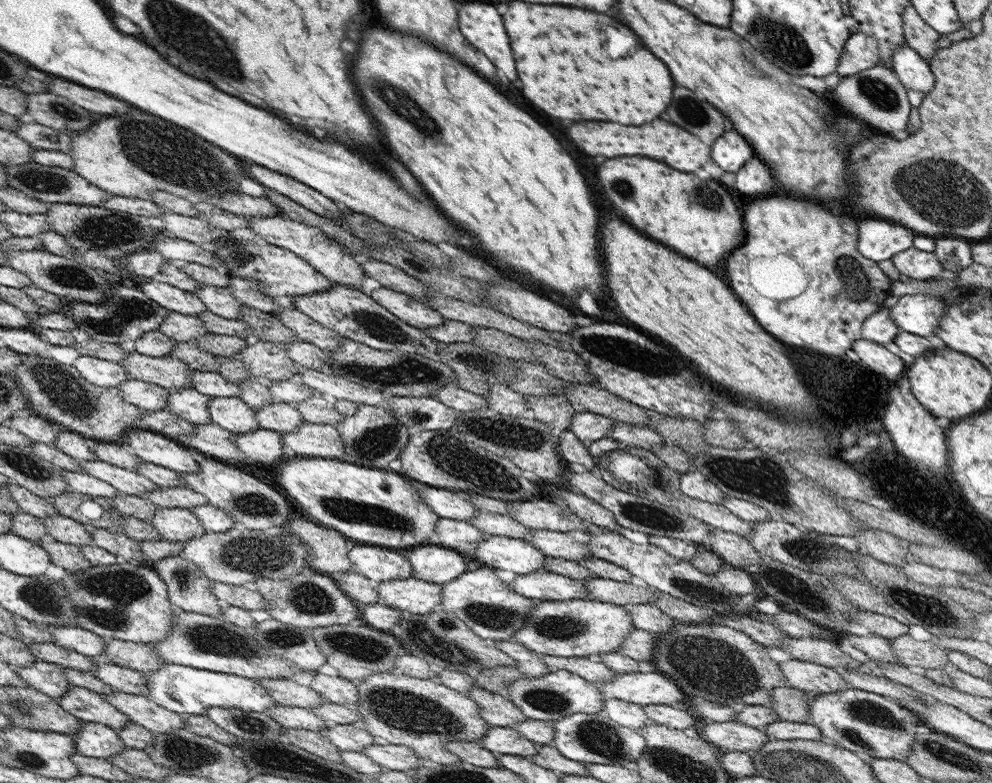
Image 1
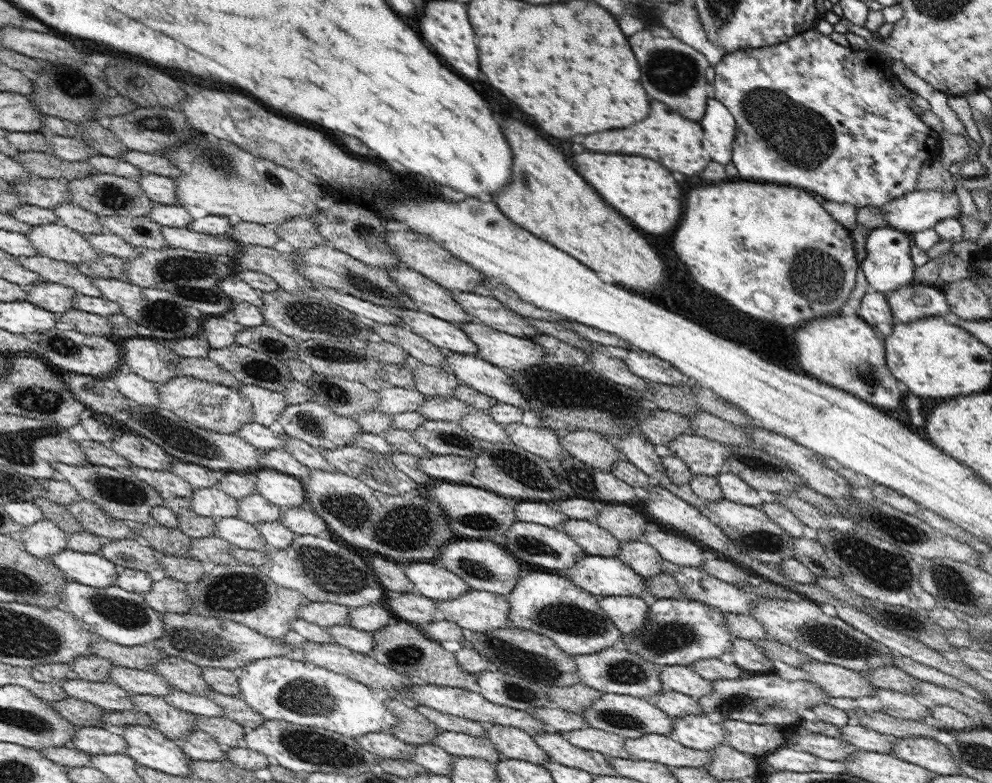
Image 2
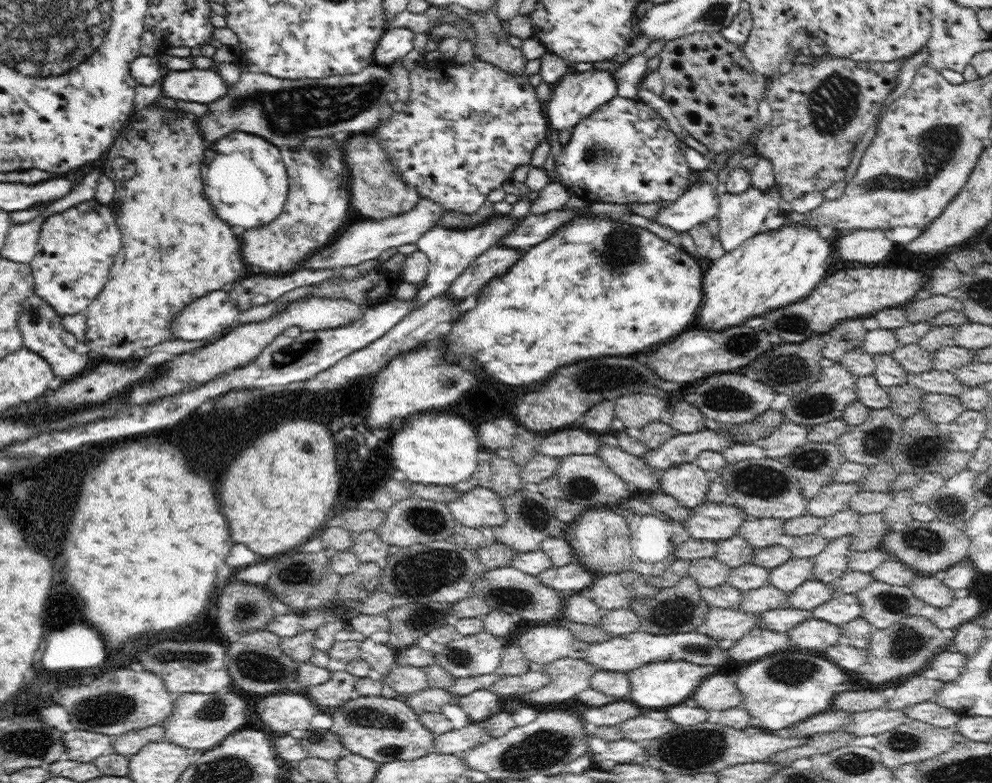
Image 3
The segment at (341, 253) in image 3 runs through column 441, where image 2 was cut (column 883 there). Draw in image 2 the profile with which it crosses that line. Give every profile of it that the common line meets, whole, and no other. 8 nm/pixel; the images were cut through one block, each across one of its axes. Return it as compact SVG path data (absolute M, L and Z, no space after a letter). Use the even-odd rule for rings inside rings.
M944 189L913 190L879 207L886 226L912 235L933 228L940 220L956 217L959 210L957 194Z

